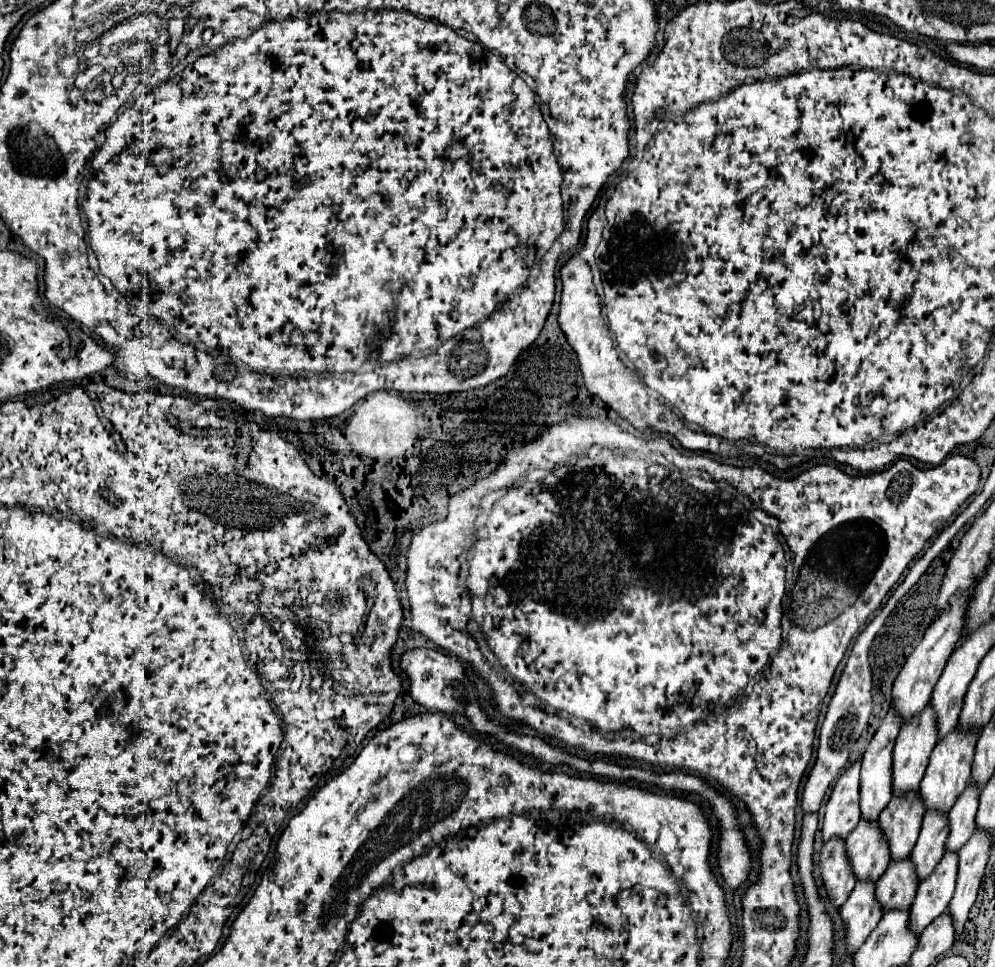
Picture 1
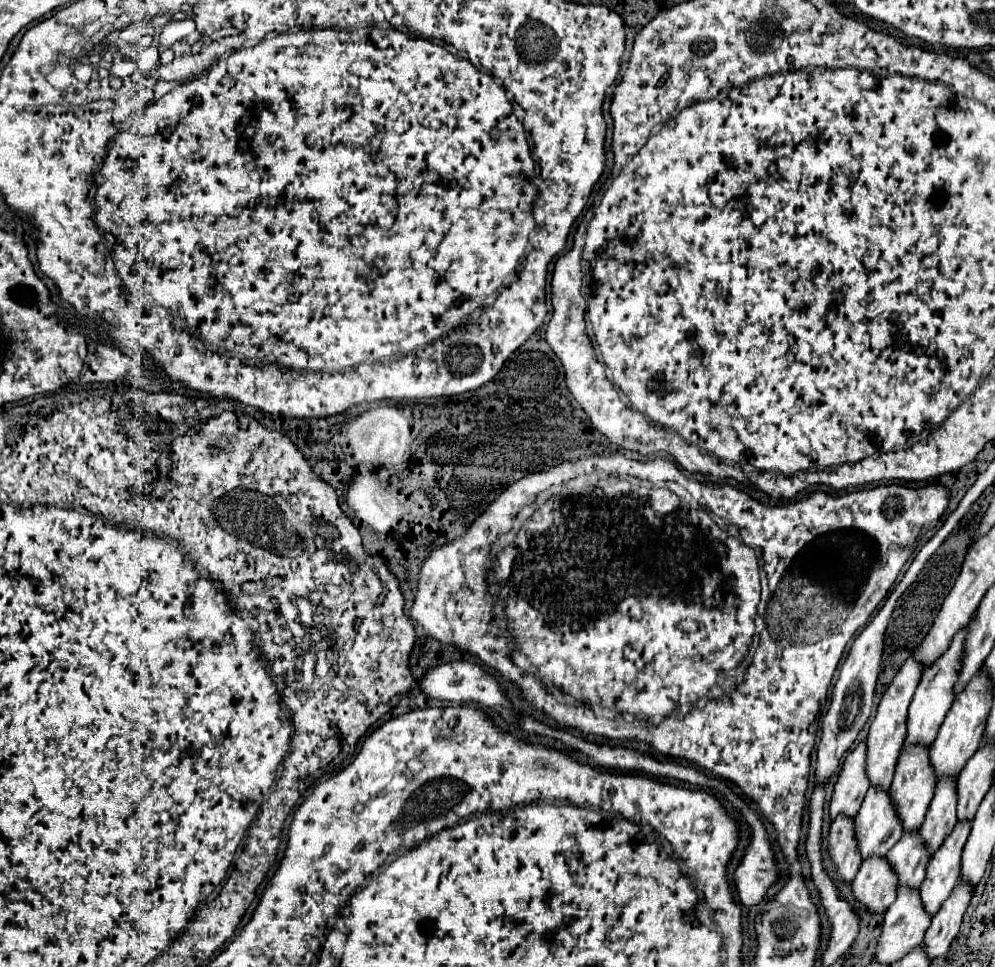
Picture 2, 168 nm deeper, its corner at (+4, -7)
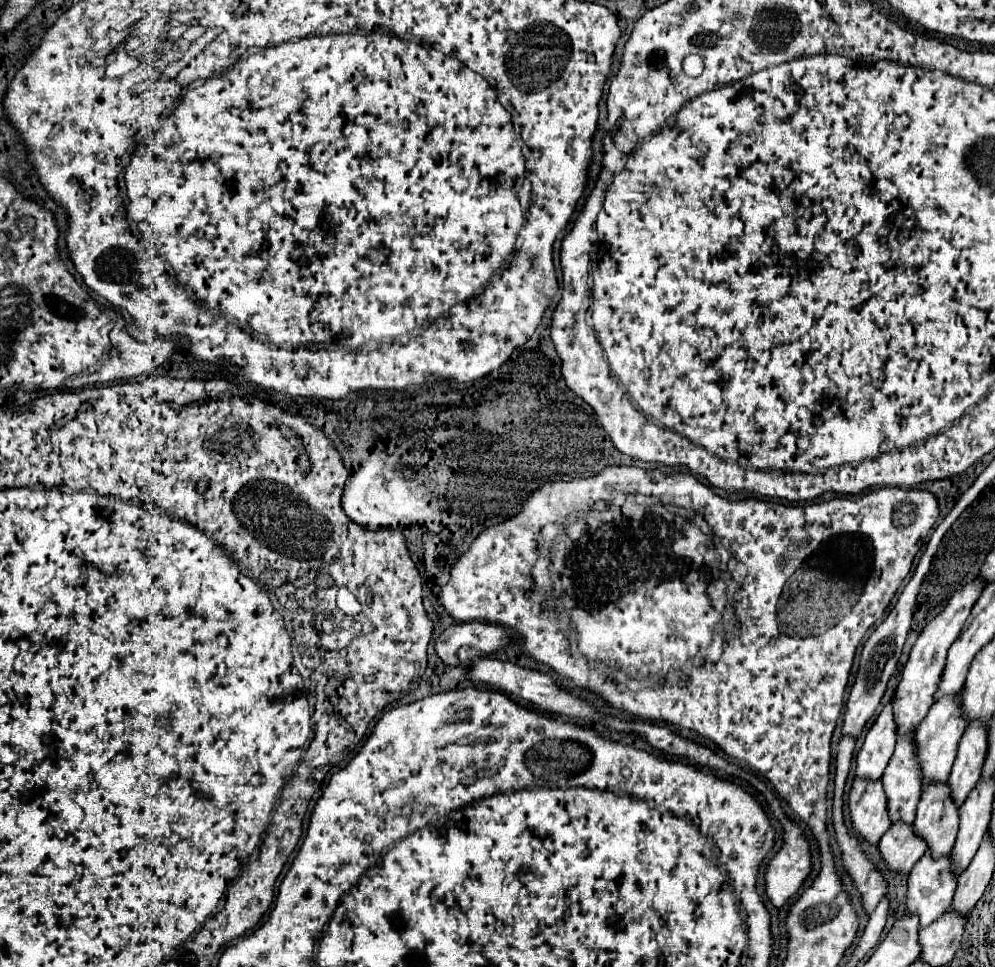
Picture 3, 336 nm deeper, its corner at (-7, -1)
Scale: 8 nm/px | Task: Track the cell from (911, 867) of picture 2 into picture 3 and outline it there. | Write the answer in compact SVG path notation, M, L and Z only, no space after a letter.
M949 783L923 789L913 827L927 841L933 857L943 857L953 849L959 829L959 807L949 797Z

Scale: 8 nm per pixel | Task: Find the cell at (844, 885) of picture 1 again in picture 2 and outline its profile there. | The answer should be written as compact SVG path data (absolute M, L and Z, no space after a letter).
M836 817L836 821L830 825L828 831L828 853L830 859L838 871L838 875L852 883L858 869L860 869L860 851L856 847L854 839L854 821L848 817Z

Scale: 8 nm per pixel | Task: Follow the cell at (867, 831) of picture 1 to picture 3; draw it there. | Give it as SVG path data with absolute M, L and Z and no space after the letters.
M913 733L897 737L895 753L881 781L887 793L891 821L903 817L905 823L913 823L921 797L921 771L917 769L917 757L913 757Z

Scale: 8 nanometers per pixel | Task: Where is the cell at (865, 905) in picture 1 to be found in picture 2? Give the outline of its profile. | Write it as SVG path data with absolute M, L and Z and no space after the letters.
M870 857L862 863L852 881L854 901L868 909L868 913L884 913L896 899L896 879L886 857Z

